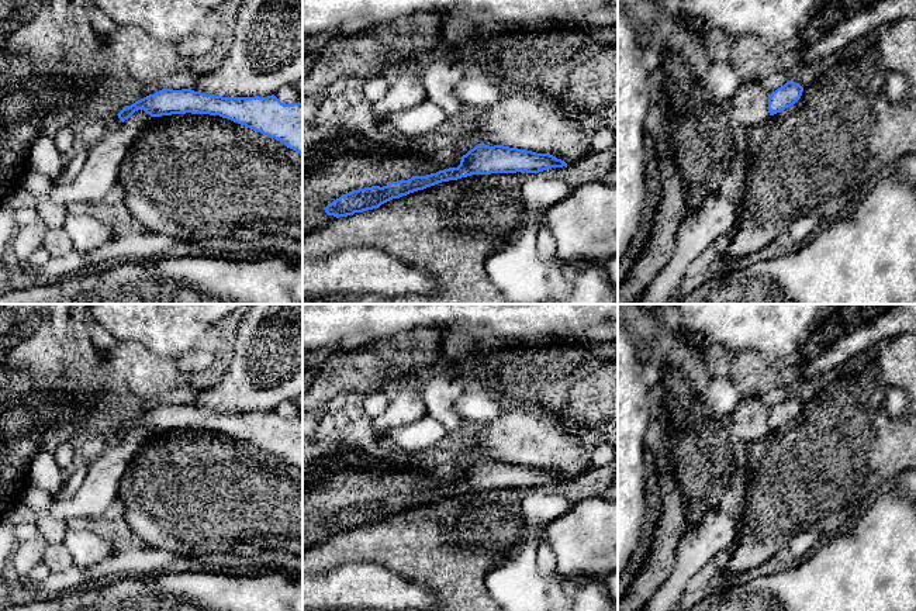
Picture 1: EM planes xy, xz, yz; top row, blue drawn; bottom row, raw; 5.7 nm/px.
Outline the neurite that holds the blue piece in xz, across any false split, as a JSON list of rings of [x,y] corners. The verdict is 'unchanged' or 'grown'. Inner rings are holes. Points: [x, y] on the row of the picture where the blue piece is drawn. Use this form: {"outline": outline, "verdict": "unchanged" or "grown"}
{"outline": [[[478,144],[462,156],[457,168],[449,168],[426,176],[412,176],[408,180],[391,182],[387,186],[371,186],[349,191],[324,207],[328,215],[348,217],[355,213],[379,208],[381,204],[424,190],[442,182],[457,180],[471,175],[491,173],[539,173],[567,163],[550,153],[536,153],[504,145]]], "verdict": "unchanged"}

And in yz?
{"outline": [[[787,82],[771,93],[768,99],[768,113],[774,115],[794,106],[802,96],[803,87],[795,82]]], "verdict": "unchanged"}

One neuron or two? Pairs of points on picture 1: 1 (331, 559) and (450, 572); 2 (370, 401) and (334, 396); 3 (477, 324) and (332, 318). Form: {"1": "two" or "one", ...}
{"1": "one", "2": "two", "3": "one"}

